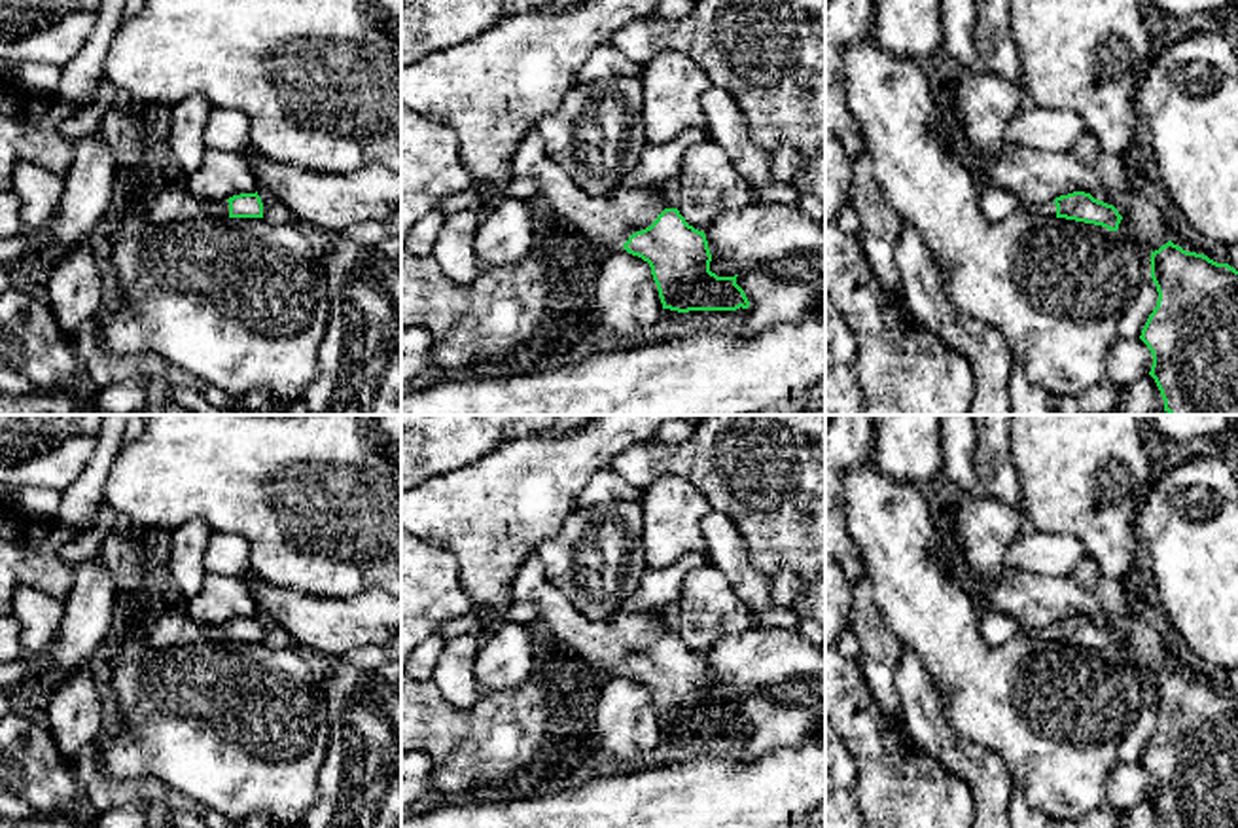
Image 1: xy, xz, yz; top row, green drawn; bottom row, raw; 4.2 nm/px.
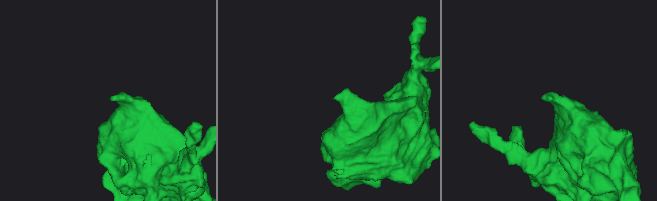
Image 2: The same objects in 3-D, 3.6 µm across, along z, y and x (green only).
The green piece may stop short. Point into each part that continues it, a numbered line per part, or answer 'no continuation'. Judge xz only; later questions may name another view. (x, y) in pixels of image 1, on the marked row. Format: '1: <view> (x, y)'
1: xz (608, 220)

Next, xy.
1: xy (171, 205)

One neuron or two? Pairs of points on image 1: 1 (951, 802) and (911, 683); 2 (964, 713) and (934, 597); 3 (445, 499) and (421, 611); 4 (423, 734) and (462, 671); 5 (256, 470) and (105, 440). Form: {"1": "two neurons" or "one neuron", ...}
{"1": "two neurons", "2": "one neuron", "3": "two neurons", "4": "two neurons", "5": "two neurons"}

